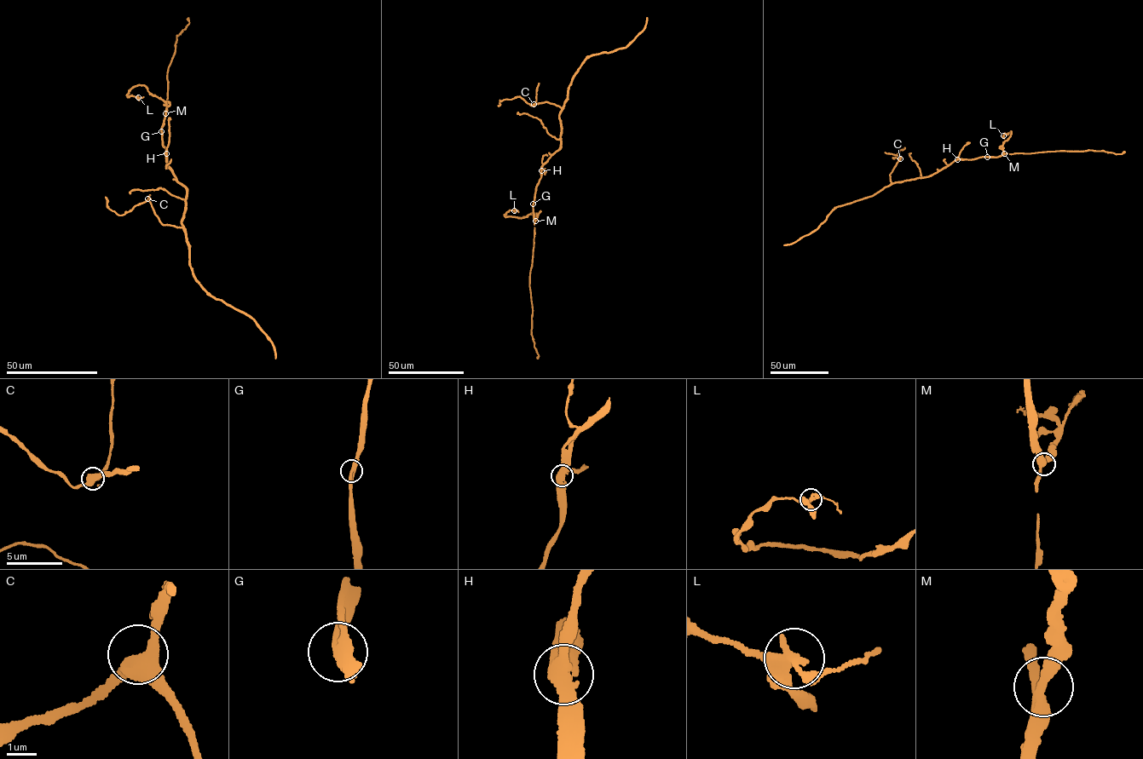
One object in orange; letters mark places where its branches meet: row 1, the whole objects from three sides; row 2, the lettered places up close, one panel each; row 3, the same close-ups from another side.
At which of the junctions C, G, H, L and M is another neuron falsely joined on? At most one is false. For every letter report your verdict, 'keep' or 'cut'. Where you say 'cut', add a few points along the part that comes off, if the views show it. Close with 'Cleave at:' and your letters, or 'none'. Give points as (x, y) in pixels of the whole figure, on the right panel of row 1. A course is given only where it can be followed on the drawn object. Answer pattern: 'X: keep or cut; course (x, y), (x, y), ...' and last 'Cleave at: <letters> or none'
C: keep
G: keep
H: keep
L: keep
M: keep
Cleave at: none

